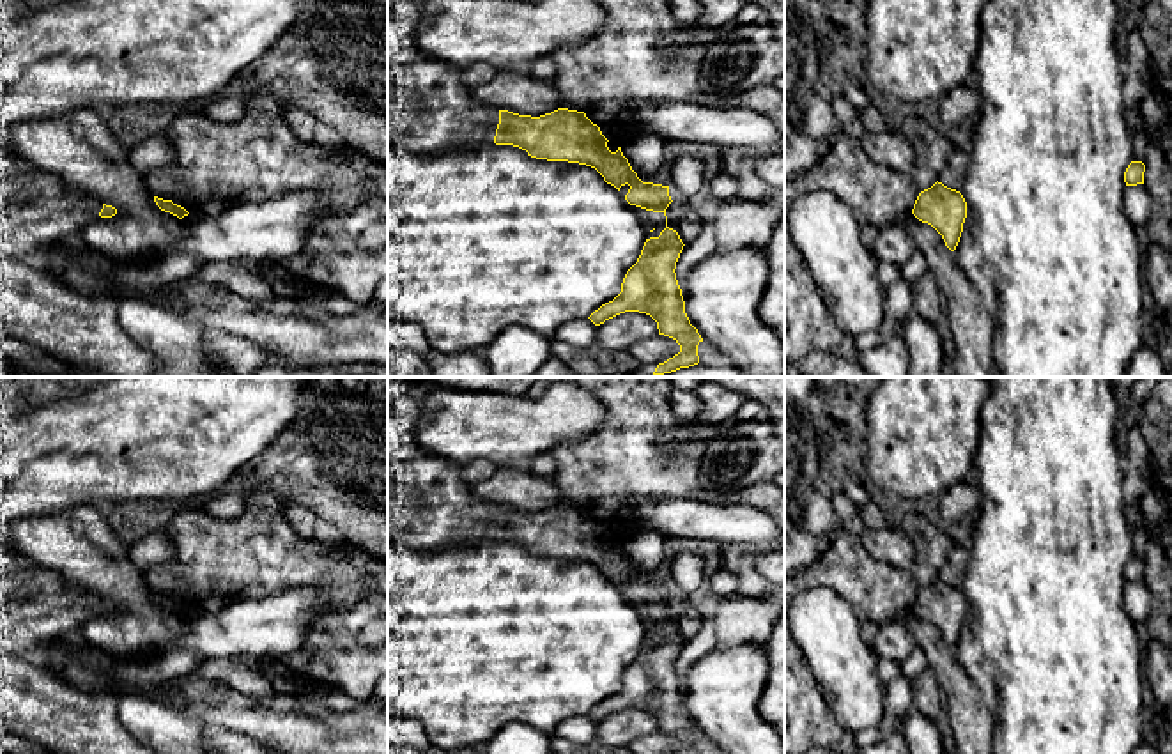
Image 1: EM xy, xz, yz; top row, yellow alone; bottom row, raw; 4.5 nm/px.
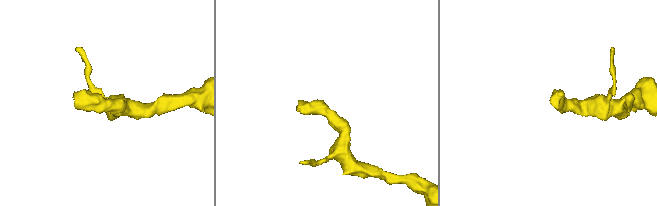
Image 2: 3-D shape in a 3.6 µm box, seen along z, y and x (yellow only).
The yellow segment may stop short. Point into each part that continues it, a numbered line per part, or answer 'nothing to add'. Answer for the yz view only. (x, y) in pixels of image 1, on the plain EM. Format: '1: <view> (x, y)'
nothing to add

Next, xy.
1: xy (36, 606)

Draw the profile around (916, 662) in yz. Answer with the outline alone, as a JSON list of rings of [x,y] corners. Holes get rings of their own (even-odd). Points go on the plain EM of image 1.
[[[915,648],[910,657],[901,664],[901,676],[912,681],[926,669],[926,657],[921,648]]]

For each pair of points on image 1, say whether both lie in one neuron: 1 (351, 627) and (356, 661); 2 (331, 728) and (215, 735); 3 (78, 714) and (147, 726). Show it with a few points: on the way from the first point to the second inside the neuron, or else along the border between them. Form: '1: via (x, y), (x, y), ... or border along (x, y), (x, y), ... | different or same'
1: via (349, 636), (351, 652) | same
2: border along (202, 723), (213, 723), (246, 735) | different
3: border along (115, 700), (119, 723), (133, 735) | different

